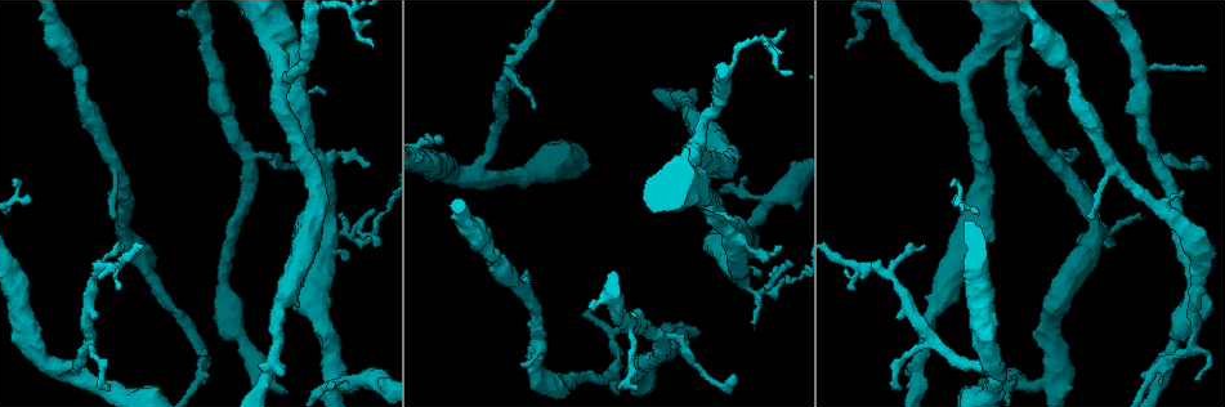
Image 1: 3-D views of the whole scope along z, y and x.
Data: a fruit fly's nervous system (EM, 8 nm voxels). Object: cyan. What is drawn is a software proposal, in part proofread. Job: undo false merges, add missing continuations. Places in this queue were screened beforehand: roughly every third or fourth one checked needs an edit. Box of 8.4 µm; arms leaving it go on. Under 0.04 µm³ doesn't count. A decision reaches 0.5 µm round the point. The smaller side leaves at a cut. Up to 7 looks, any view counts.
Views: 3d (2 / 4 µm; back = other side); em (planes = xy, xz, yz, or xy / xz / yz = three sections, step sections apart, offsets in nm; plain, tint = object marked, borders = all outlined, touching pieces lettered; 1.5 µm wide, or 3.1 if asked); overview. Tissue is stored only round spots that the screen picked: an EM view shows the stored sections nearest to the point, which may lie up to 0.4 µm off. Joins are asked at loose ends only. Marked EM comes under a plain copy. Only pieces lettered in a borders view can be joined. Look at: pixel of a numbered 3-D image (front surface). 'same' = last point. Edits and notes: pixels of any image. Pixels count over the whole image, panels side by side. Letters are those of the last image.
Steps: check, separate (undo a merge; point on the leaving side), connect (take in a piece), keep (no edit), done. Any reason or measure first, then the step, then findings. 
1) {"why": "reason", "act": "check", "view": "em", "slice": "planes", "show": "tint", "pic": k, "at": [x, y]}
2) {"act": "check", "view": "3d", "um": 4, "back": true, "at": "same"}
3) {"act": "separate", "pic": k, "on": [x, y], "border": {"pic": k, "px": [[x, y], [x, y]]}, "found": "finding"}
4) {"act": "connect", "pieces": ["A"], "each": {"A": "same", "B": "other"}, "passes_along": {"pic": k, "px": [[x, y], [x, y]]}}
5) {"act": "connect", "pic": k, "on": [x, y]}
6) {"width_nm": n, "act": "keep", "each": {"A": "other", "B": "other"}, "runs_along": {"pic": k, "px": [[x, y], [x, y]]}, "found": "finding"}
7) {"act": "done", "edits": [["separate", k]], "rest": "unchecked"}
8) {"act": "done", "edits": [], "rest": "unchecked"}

{"why": "tapers out", "act": "check", "view": "3d", "um": 2, "back": true, "pic": 1, "at": [524, 32]}

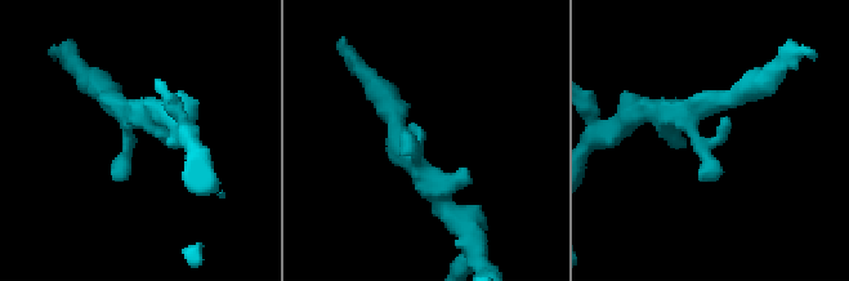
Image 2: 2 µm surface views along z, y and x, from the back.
{"act": "check", "view": "em", "slice": "planes", "show": "borders", "pic": 2, "at": [413, 141]}

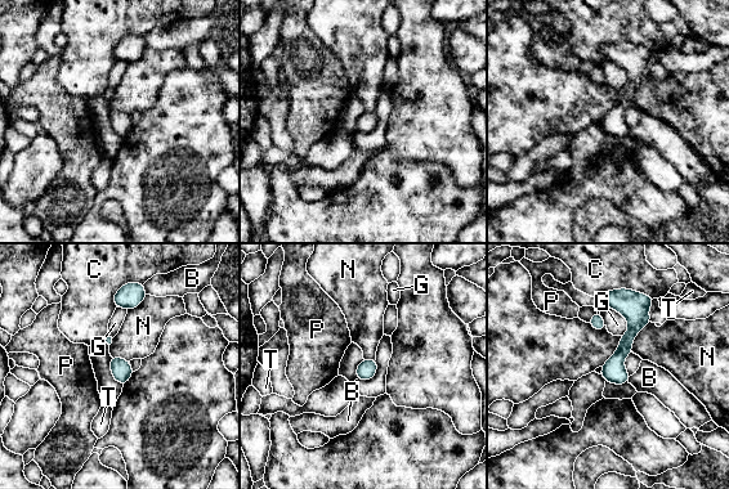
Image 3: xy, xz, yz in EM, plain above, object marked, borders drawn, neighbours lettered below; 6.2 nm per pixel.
{"longest_contact_nm": ["C", 360], "act": "keep", "each": {"B": "other", "C": "other", "G": "other", "N": "other", "P": "other", "T": "other"}, "runs_along": {"pic": 3, "px": [[624, 291], [633, 332], [617, 381]]}, "found": "no lettered piece goes on from it"}

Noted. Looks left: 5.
{"why": "thin end", "act": "check", "view": "3d", "um": 4, "pic": 1, "at": [121, 245]}

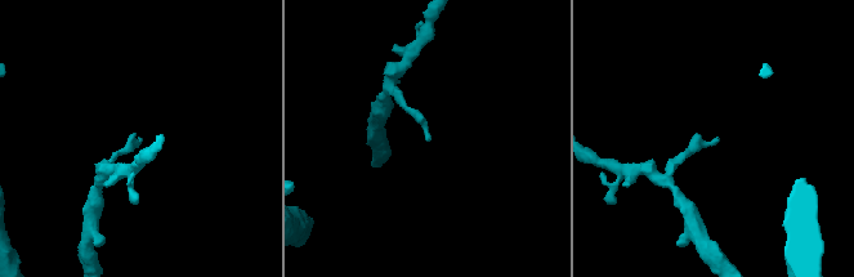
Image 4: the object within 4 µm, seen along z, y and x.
{"why": "need the tissue", "act": "check", "view": "em", "slice": "planes", "show": "borders", "pic": 4, "at": [428, 141]}

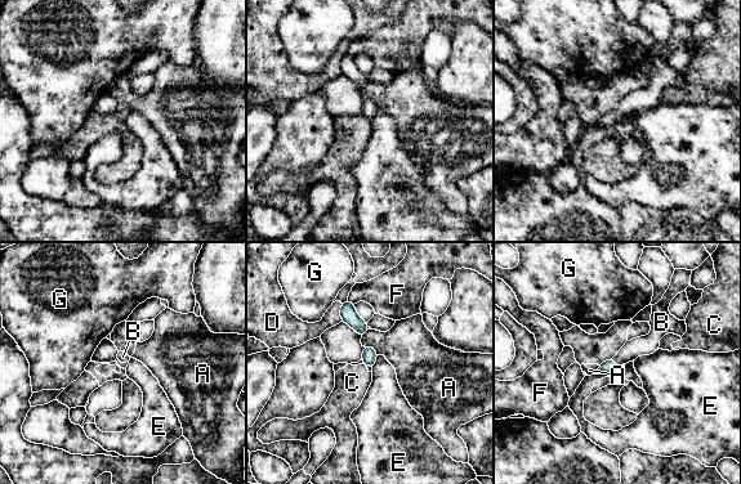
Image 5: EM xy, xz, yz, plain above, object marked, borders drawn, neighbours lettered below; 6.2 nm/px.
{"act": "connect", "pieces": ["B"], "each": {"A": "other", "B": "same", "C": "other", "D": "other", "E": "other", "F": "other", "G": "other"}, "found": "it goes on there"}

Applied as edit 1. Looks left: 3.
{"act": "done", "edits": [["connect", 5]], "rest": "unchecked"}

